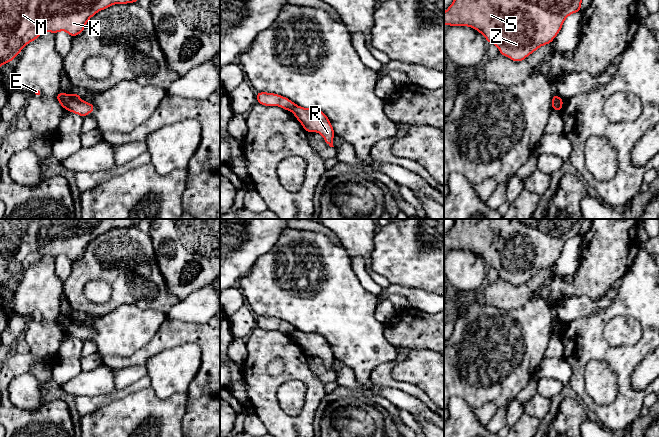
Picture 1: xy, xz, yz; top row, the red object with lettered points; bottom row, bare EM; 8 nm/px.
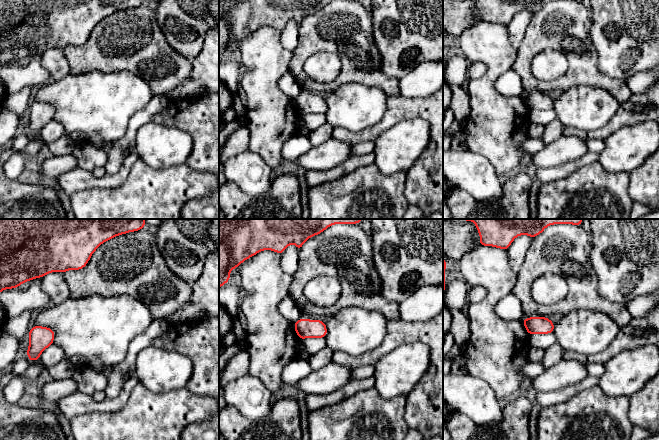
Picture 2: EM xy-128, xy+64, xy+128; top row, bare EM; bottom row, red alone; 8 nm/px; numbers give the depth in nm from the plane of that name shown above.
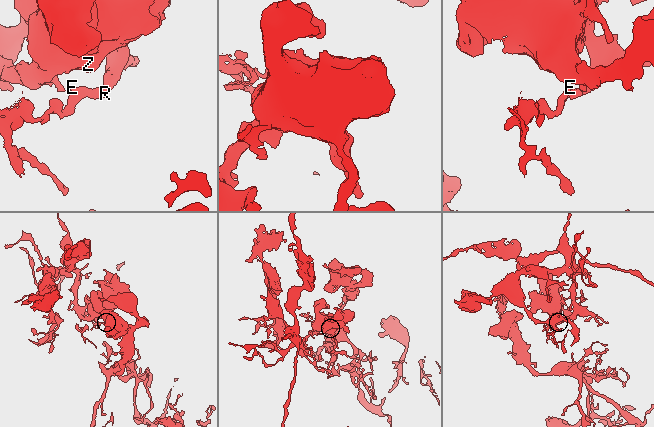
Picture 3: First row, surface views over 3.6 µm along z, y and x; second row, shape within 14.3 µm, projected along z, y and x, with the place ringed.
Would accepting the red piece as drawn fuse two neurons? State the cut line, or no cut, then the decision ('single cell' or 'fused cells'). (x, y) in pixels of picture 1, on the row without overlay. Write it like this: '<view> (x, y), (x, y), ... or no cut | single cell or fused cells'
xy (72, 319), (66, 333) | fused cells

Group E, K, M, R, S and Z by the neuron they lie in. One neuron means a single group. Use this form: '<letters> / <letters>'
E / K M R S Z

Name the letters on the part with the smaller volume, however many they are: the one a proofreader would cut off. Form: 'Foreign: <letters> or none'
Foreign: E

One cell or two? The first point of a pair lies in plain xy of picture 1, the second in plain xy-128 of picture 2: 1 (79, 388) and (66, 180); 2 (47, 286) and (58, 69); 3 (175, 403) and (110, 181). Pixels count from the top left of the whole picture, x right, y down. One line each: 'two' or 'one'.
1: two
2: two
3: two

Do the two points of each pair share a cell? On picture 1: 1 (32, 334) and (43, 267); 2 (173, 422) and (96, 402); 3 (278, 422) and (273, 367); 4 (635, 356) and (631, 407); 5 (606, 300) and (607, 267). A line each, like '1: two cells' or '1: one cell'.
1: one cell
2: two cells
3: two cells
4: one cell
5: two cells

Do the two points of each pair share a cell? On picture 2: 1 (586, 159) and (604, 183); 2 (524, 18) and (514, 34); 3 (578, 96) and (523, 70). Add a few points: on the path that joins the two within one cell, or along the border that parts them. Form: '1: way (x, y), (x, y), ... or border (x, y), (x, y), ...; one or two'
1: border (598, 161), (584, 165), (569, 175); two
2: way (520, 22), (516, 30); one
3: border (589, 85), (575, 85), (563, 91); two

